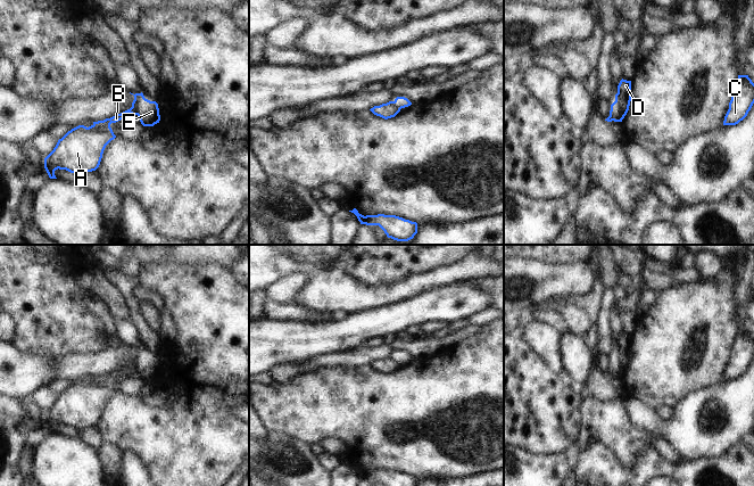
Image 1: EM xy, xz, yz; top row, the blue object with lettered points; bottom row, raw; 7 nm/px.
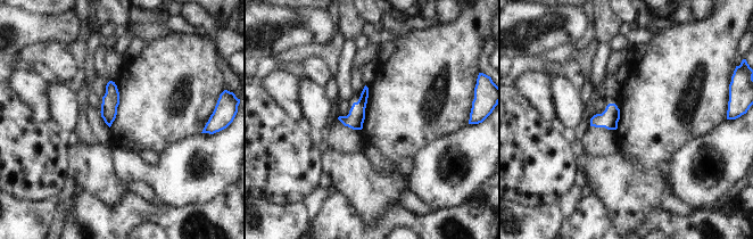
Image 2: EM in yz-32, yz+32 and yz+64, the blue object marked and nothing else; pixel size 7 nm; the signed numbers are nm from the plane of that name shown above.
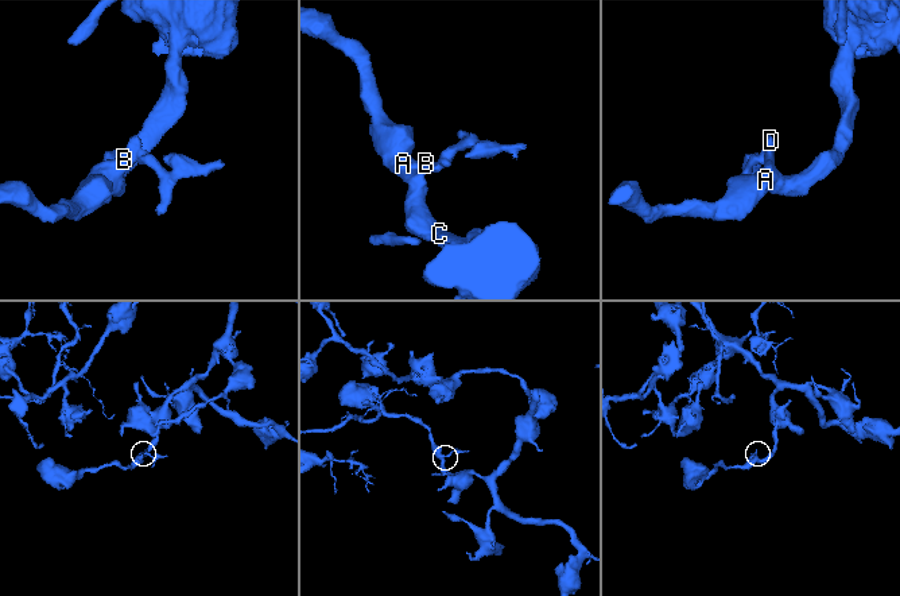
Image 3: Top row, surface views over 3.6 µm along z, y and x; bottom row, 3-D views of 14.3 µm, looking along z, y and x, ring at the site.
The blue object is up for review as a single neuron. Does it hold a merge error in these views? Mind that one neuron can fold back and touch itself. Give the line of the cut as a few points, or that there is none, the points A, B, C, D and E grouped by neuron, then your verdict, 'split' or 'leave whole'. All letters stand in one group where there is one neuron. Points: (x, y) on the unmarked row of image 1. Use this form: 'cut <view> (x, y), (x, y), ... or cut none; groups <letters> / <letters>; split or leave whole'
cut yz (615, 355), (622, 373); groups A B C D / E; split

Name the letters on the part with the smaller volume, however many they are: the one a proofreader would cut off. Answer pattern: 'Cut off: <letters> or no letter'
Cut off: E

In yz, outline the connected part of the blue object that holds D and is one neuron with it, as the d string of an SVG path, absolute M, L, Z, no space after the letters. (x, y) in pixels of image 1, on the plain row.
M621 335L618 340L615 356L619 359L622 374L627 370L631 356L631 336Z

